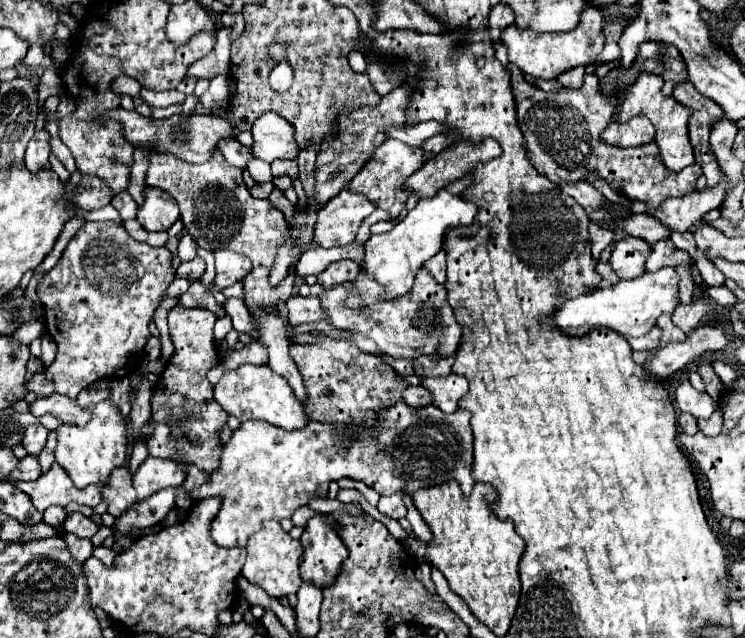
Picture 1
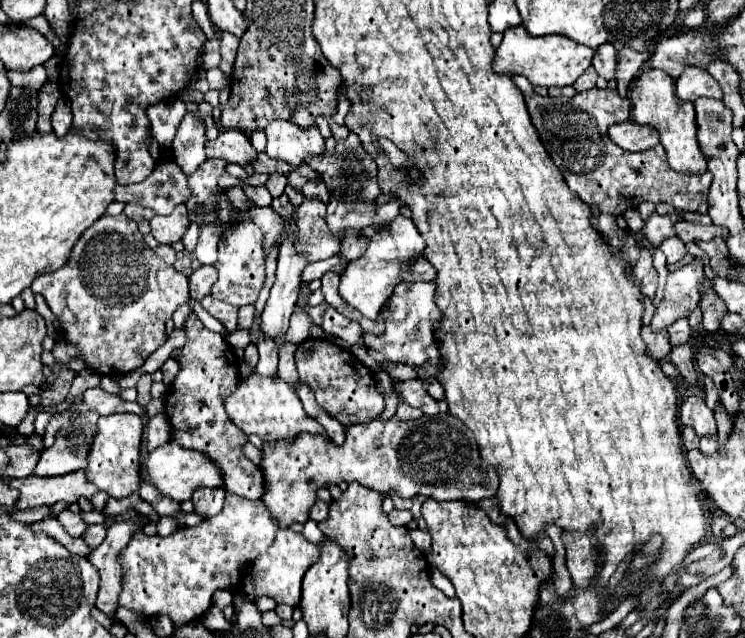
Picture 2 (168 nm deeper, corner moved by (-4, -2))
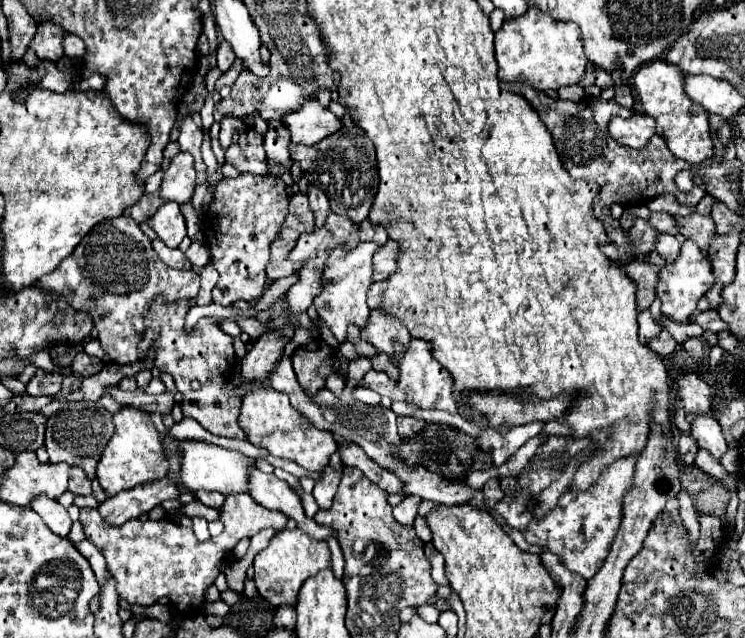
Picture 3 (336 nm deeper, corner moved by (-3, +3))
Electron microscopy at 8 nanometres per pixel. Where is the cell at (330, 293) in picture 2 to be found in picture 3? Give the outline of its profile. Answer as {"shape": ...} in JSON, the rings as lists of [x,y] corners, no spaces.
{"shape":[[[373,309],[370,312],[368,325],[360,332],[361,337],[371,344],[375,344],[375,348],[379,352],[387,352],[387,355],[398,366],[398,362],[394,358],[394,348],[391,348],[393,341],[399,341],[407,348],[407,336],[409,331],[400,322],[400,320],[389,315],[381,309]]]}

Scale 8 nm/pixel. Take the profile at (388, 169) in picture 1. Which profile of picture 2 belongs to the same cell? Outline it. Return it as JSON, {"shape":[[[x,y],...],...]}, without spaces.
{"shape":[[[330,199],[328,211],[326,211],[326,225],[330,227],[330,231],[334,235],[340,237],[340,241],[344,241],[340,245],[338,257],[346,261],[344,265],[334,265],[330,271],[334,271],[336,275],[338,273],[342,275],[346,265],[360,257],[360,245],[364,245],[364,239],[360,237],[360,231],[364,231],[368,227],[372,227],[374,231],[380,231],[380,229],[388,227],[388,223],[392,223],[398,217],[398,213],[400,213],[400,205],[398,203],[384,203],[384,205],[380,205],[378,201],[376,203],[362,203],[362,201],[360,203],[340,203],[338,199]]]}

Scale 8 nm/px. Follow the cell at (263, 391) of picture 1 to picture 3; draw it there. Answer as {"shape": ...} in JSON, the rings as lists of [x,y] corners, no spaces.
{"shape":[[[257,384],[257,388],[243,396],[239,426],[249,436],[249,442],[261,448],[267,448],[269,454],[277,458],[287,458],[307,468],[309,472],[321,472],[333,452],[337,452],[337,442],[331,438],[327,430],[315,428],[299,410],[289,404],[289,398],[265,384]]]}

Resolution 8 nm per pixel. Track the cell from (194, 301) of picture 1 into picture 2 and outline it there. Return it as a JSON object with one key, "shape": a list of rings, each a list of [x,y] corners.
{"shape":[[[204,297],[200,303],[212,317],[216,317],[228,329],[228,333],[236,331],[236,325],[238,325],[238,309],[236,307],[224,303],[224,301],[212,299],[212,297]]]}

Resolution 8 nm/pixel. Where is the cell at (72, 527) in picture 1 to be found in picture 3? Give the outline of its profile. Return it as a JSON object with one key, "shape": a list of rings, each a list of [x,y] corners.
{"shape":[[[39,496],[31,502],[31,508],[37,510],[37,514],[43,518],[43,522],[49,526],[51,532],[55,532],[57,536],[63,536],[63,538],[69,536],[71,518],[69,518],[67,510],[57,500],[51,500],[47,496]]]}

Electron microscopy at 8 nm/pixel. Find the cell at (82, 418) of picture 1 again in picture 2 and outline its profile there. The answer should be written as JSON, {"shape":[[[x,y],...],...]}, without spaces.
{"shape":[[[100,387],[88,389],[84,393],[84,405],[89,406],[91,411],[96,411],[100,416],[108,416],[110,413],[134,413],[140,417],[146,415],[146,411],[136,401],[128,403],[118,395],[106,393]]]}

